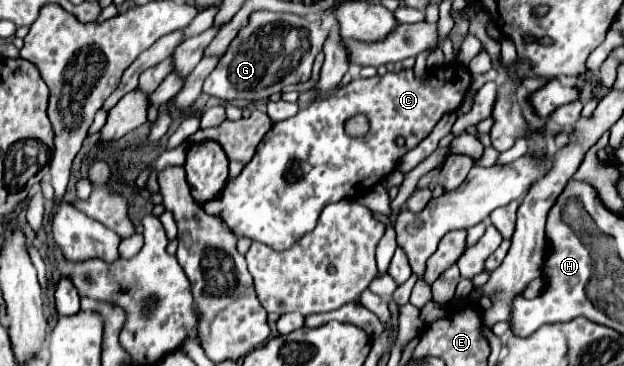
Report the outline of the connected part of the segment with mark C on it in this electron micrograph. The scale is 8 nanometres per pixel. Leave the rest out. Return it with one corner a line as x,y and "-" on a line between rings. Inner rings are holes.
454,64
454,68
436,68
436,72
430,72
426,82
420,82
412,70
388,72
386,76
374,76
368,80
356,78
350,84
336,90
330,98
318,98
310,102
306,108
300,108
300,112
290,120
274,122
262,138
262,142
258,144
254,158
244,166
244,170
236,178
228,178
226,186
220,192
222,210
218,218
236,236
246,236
250,240
264,242
276,252
290,250
304,234
316,228
318,216
324,210
324,206
344,198
360,198
378,182
382,182
396,168
400,156
416,148
418,142
432,132
436,122
444,114
460,108
468,86
470,72
464,66
-
358,112
364,112
370,120
370,132
362,140
348,138
344,132
344,120
-
400,136
406,138
404,148
396,146
396,138

